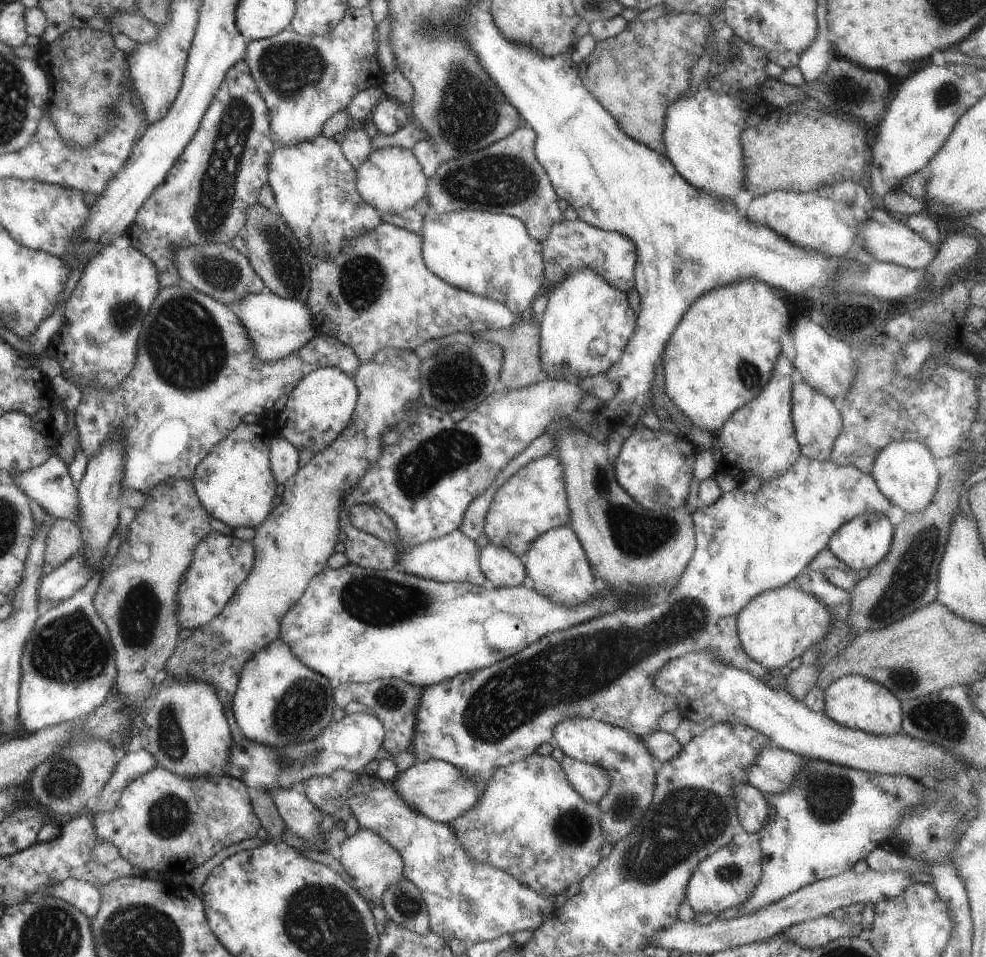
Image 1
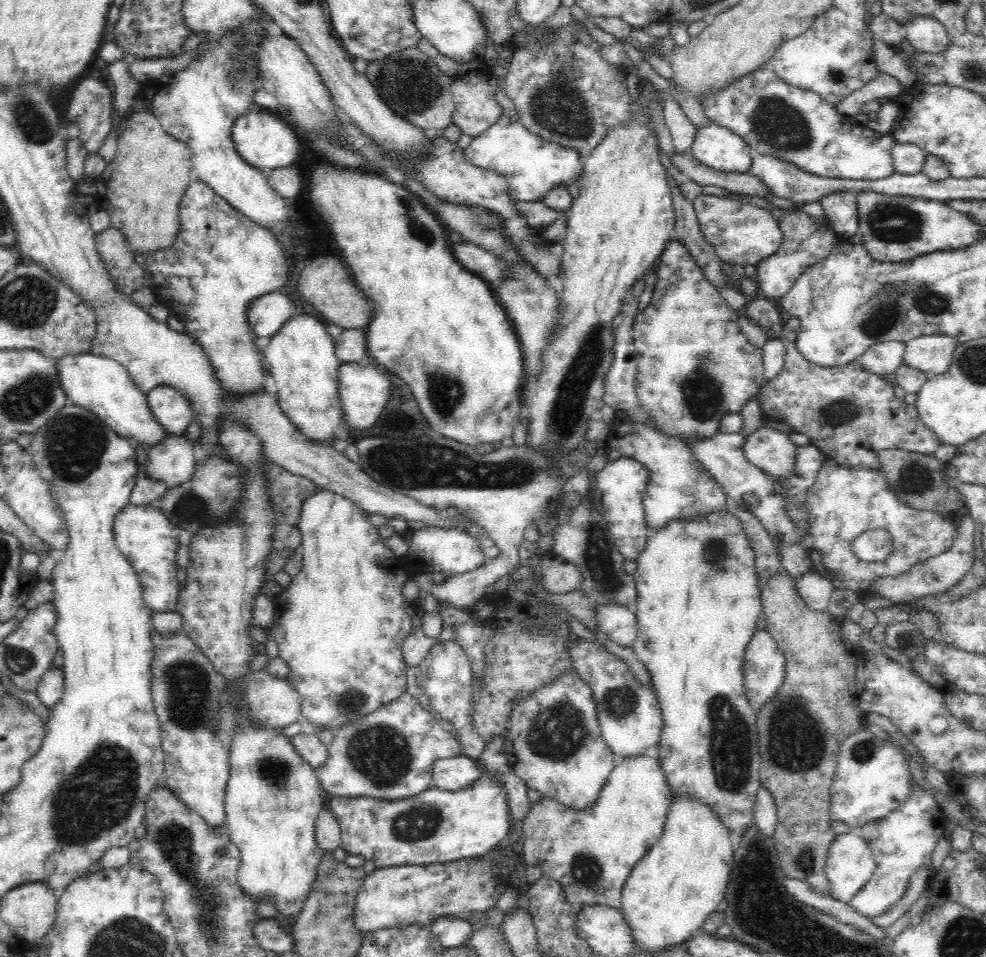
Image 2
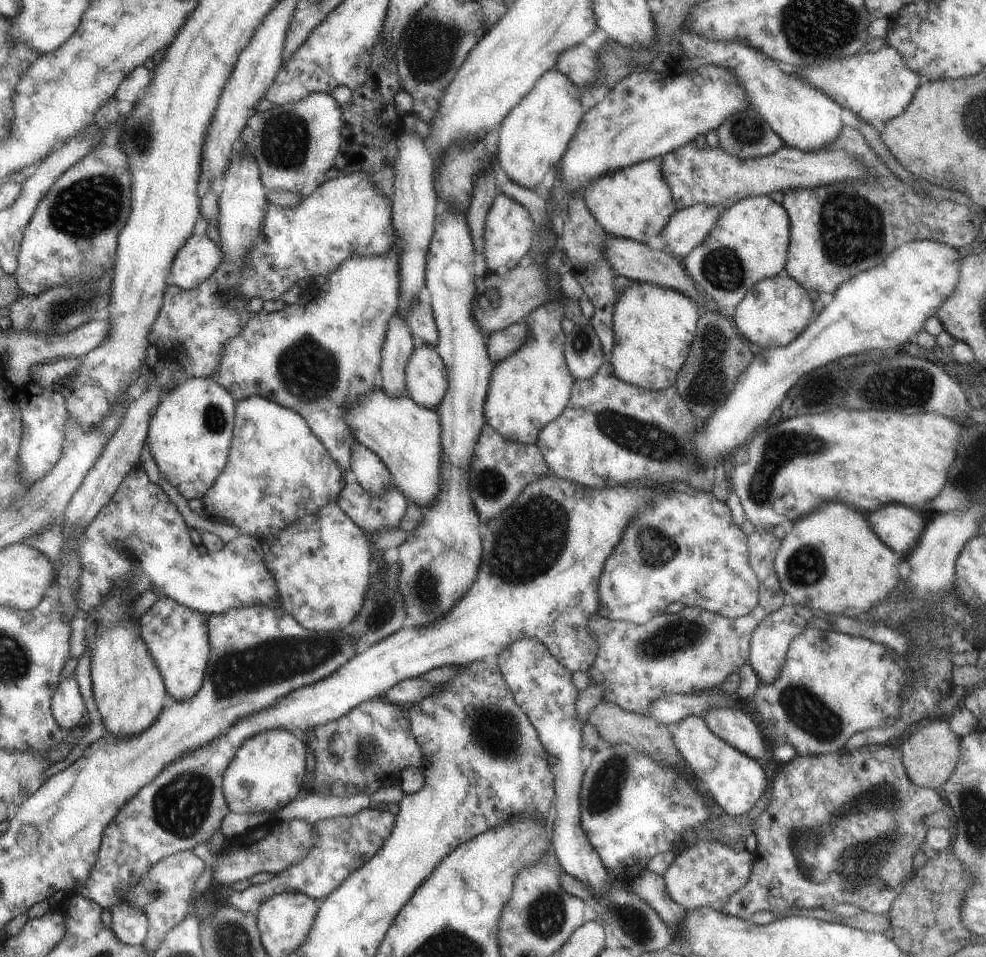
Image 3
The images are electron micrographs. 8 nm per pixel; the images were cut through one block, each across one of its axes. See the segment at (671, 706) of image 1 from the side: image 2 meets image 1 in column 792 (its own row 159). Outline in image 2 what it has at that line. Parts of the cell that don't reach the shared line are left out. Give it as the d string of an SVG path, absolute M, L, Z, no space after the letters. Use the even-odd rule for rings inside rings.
M505 115L488 127L480 136L473 138L463 148L464 158L482 170L494 170L508 183L508 191L514 201L542 202L544 196L555 186L567 188L583 171L579 154L573 149L542 140L532 134L518 120L512 121Z

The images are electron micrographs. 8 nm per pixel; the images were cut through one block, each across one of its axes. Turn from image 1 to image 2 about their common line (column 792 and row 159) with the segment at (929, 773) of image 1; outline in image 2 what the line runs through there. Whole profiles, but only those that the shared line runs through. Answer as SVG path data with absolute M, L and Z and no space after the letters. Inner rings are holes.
M715 122L697 128L694 144L689 151L709 169L738 174L751 170L751 152L739 134L734 134Z

